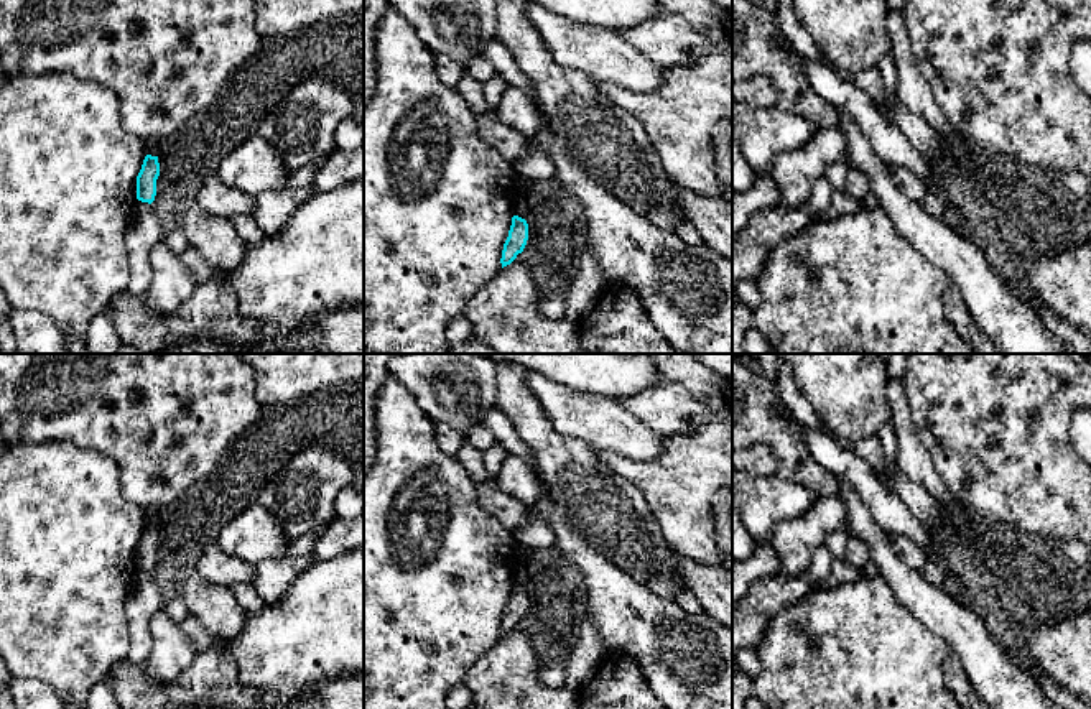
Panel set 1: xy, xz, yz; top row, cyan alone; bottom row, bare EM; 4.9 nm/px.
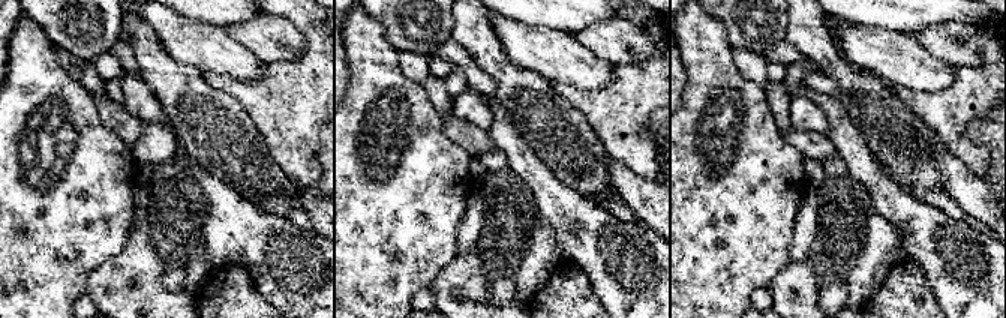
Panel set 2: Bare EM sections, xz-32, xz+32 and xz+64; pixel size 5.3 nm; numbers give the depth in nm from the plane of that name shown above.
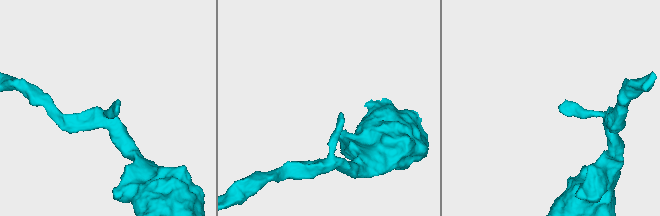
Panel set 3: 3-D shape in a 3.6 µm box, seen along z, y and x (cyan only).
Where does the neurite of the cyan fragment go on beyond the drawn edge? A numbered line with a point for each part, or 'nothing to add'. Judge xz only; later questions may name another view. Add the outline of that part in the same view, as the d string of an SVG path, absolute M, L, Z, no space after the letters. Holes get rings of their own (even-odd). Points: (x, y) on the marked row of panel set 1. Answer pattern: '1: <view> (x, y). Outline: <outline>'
nothing to add

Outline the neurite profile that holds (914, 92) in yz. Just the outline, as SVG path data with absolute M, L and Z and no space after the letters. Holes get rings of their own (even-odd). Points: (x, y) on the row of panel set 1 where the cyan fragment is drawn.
M902 10L889 12L885 28L890 35L890 53L897 63L897 100L915 115L925 118L940 137L958 140L961 133L954 130L938 107L931 87L920 74L910 54Z

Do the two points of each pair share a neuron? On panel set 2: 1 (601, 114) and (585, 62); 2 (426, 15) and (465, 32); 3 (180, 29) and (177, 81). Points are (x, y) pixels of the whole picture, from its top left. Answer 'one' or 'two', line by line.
1: two
2: two
3: two

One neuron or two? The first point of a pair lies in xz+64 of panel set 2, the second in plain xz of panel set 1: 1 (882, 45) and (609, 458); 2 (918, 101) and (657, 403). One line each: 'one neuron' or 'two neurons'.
1: two neurons
2: two neurons

